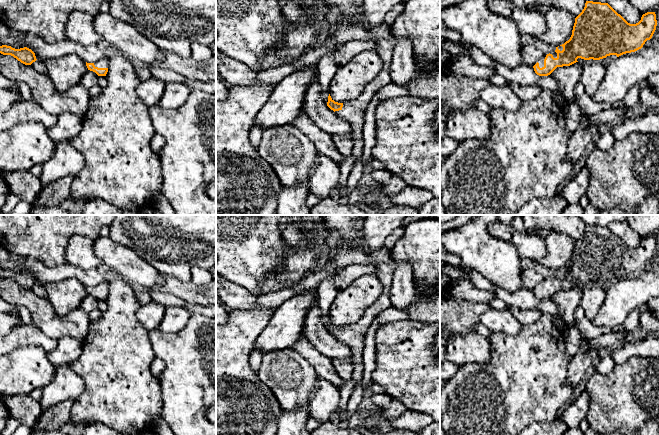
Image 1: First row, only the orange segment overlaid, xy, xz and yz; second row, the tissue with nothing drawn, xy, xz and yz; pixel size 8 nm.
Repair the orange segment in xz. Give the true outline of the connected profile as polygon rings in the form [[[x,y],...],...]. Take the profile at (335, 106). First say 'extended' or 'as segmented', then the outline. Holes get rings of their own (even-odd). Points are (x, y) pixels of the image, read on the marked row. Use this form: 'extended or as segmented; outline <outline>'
extended; outline [[[389,36],[377,42],[377,53],[383,61],[383,68],[380,74],[369,83],[361,94],[353,101],[346,103],[335,102],[330,94],[328,96],[327,106],[335,112],[336,115],[346,120],[352,128],[354,149],[352,155],[345,159],[339,165],[340,168],[340,197],[346,195],[347,180],[353,168],[355,161],[361,158],[363,153],[364,141],[362,128],[364,123],[364,115],[373,95],[383,86],[392,83],[390,77],[390,64],[396,39],[394,36]]]

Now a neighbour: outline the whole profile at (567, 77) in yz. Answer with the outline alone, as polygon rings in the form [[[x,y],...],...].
[[[576,62],[570,66],[558,67],[550,74],[568,100],[573,98],[574,88],[580,82],[582,65],[583,63]]]

